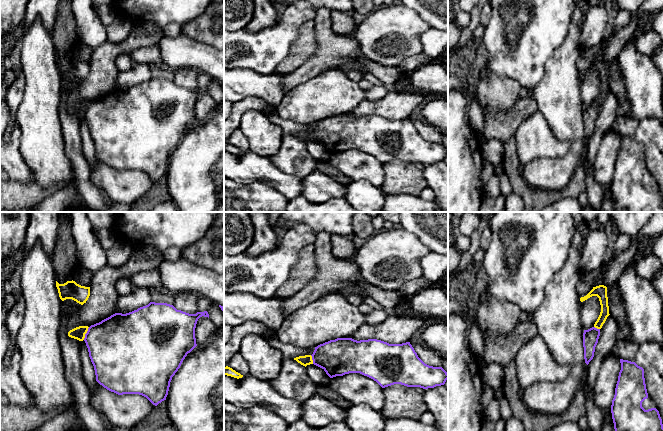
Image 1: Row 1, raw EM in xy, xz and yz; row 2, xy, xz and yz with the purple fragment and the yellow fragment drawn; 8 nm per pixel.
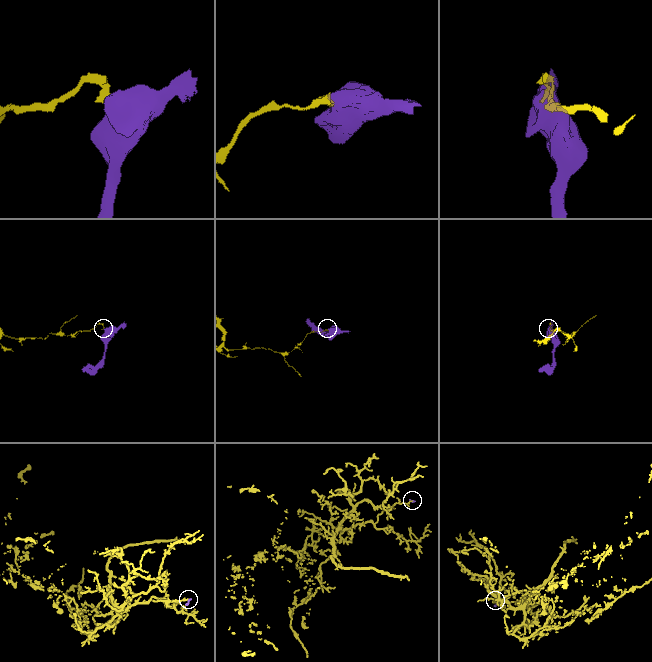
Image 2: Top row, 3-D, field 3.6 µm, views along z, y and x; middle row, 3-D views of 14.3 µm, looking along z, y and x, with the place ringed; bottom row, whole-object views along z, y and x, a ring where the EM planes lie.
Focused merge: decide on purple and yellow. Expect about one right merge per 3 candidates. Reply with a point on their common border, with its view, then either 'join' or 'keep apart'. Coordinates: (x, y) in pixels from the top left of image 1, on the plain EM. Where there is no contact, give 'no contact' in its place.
meets purple in xy at (86, 109); keep apart

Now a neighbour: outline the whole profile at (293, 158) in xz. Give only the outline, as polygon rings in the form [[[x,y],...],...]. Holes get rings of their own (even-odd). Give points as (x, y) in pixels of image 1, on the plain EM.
[[[291,134],[283,135],[282,144],[278,153],[271,156],[270,159],[280,171],[301,178],[305,178],[316,169],[316,160],[307,150],[306,143]]]

